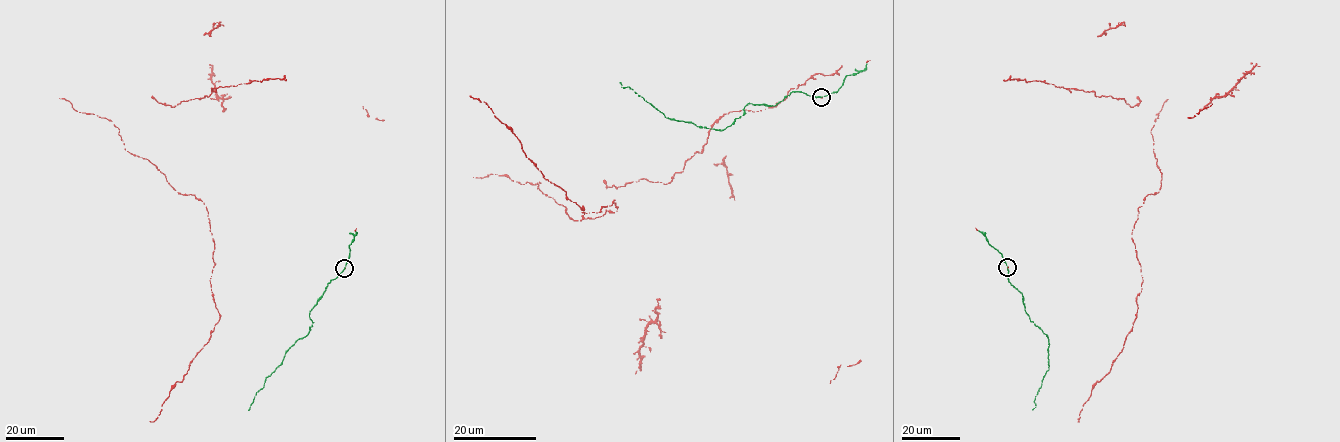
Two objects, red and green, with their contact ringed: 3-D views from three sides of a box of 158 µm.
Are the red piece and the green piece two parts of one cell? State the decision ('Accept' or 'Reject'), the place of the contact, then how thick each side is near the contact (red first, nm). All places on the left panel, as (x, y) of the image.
Accept. Place: (344, 268). Thickness 150 nm (red) against 190 nm

